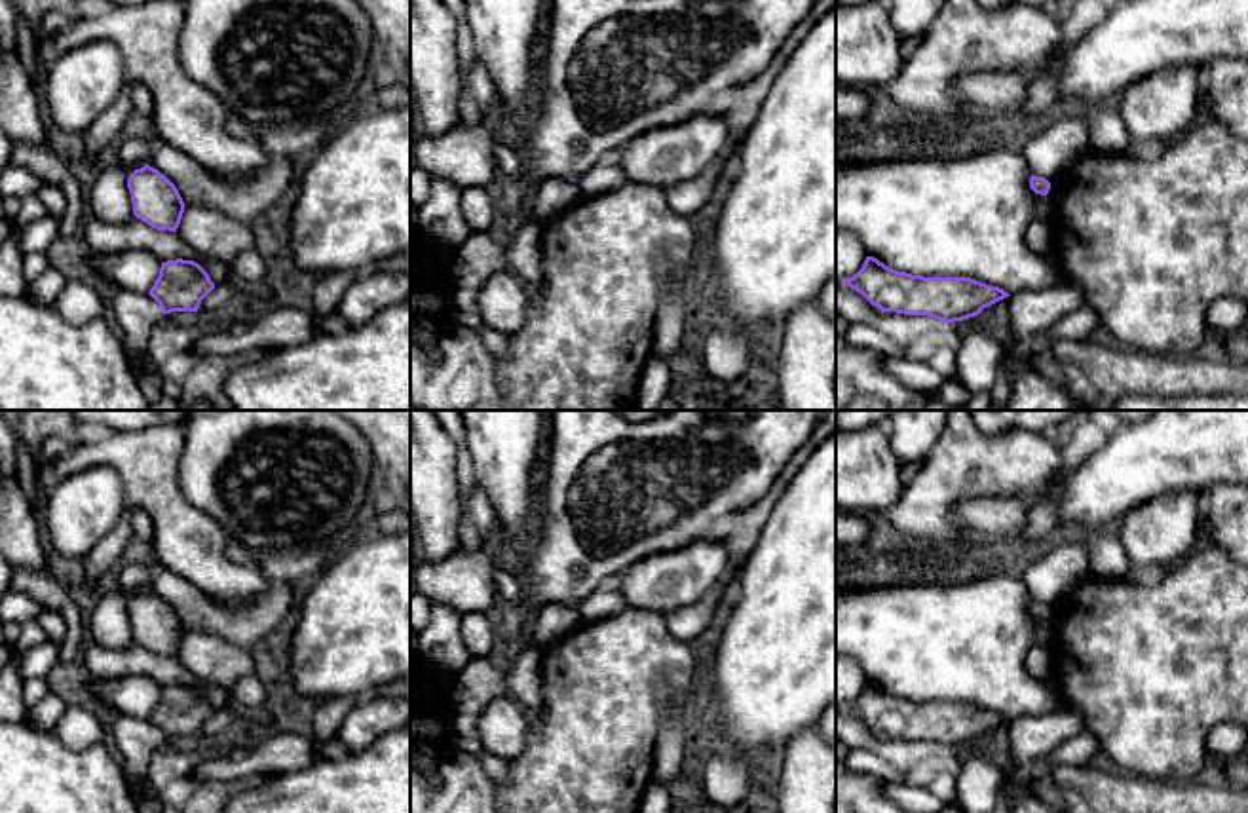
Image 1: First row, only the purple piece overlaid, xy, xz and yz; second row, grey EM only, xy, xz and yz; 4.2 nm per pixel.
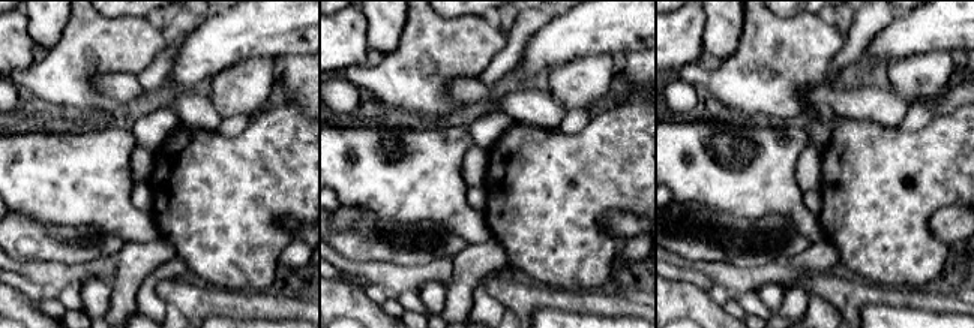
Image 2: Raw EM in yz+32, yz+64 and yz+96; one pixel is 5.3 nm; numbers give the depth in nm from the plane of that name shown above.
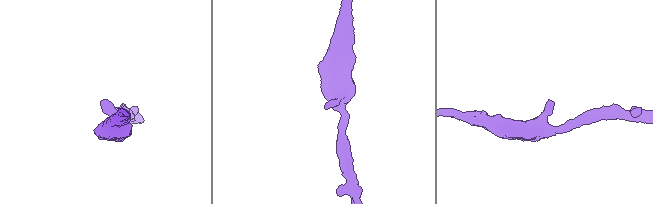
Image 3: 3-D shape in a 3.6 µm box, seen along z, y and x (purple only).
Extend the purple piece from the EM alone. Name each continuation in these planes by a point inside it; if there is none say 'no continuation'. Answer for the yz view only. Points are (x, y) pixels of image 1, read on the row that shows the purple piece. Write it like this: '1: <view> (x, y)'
no continuation

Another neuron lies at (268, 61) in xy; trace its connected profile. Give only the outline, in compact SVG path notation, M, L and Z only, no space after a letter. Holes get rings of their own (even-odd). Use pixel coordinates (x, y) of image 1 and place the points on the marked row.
M184 0L179 59L186 76L213 91L228 112L262 129L281 122L329 122L350 108L374 30L355 0Z

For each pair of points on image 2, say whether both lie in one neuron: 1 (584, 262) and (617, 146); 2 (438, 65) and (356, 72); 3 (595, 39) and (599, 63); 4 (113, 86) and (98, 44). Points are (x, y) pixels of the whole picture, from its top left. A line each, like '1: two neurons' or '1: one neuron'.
1: one neuron
2: one neuron
3: two neurons
4: two neurons

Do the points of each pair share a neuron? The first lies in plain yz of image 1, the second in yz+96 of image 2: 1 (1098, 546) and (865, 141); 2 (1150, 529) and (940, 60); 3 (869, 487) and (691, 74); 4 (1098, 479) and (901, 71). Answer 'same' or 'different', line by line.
1: different
2: same
3: different
4: different

